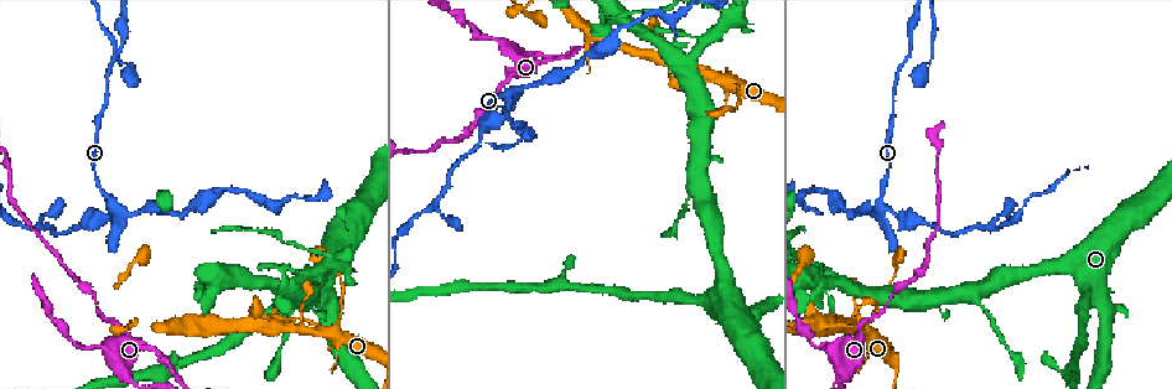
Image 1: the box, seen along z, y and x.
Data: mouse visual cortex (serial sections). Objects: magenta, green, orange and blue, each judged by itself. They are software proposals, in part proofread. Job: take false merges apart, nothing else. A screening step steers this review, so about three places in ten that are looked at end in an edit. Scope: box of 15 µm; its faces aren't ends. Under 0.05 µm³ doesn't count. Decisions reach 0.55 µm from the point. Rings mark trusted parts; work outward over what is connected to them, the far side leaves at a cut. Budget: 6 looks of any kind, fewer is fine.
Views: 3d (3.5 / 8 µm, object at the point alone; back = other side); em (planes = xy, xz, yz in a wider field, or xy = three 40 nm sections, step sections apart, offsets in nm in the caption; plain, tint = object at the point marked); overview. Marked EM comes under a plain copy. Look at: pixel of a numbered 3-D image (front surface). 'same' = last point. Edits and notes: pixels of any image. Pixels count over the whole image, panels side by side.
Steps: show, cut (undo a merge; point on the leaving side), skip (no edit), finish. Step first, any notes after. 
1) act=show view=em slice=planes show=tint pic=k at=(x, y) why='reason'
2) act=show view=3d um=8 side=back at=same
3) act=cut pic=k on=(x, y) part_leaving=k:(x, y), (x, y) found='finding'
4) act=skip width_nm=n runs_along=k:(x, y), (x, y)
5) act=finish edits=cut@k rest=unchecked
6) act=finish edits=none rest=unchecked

act=show view=3d um=8 side=back pic=1 at=(113, 204) why='looks like a crossing'

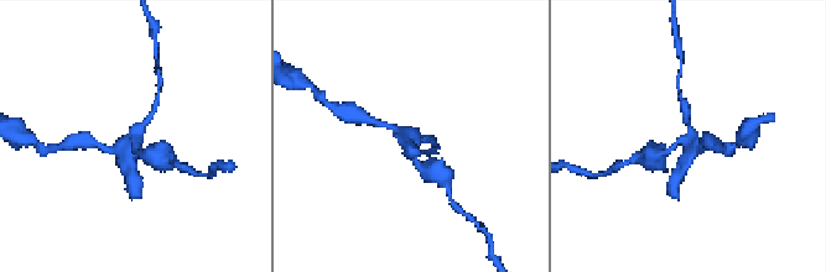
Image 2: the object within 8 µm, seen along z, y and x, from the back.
act=show view=em slice=xy step=2 show=tint pic=2 at=(691, 138) why='need the tissue'

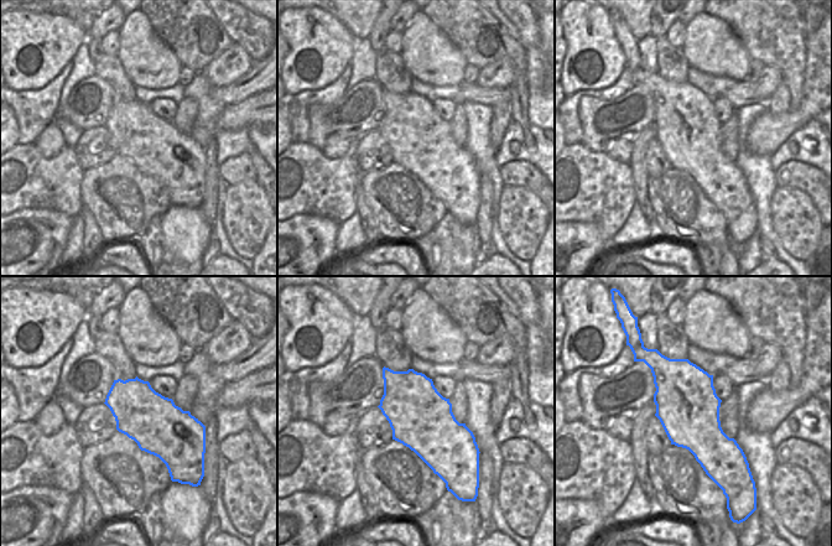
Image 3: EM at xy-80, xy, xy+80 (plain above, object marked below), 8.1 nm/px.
act=skip runs_along=2:(684, 109), (691, 134), (661, 153) found='continuous, no second cell'

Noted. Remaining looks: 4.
act=show view=3d um=3.5 side=back pic=1 at=(830, 350) why='sudden change in width'

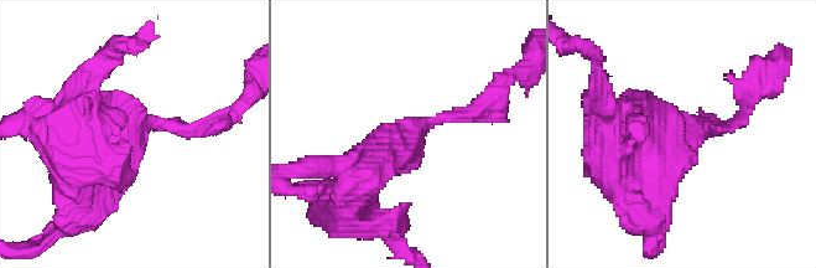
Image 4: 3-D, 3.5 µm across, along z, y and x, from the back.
act=show view=em slice=xy step=3 show=tint pic=4 at=(414, 127) arm_widths_nm=200,350 why='need the tissue'

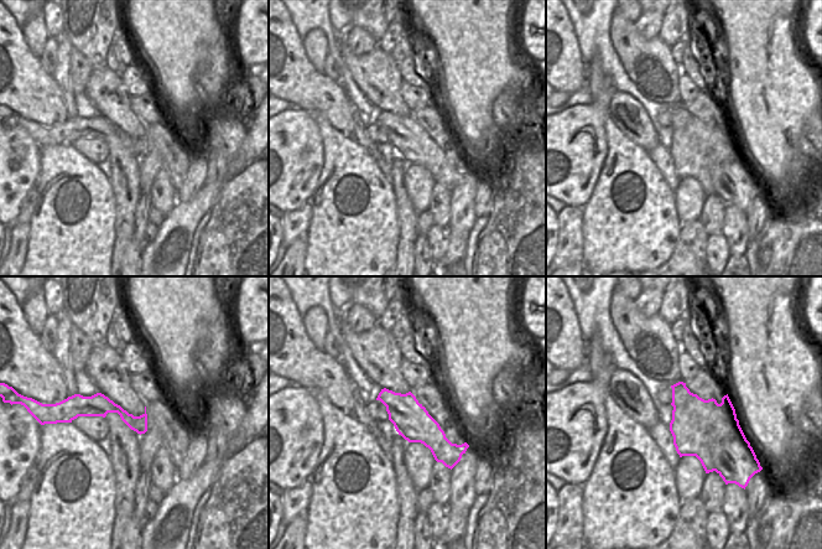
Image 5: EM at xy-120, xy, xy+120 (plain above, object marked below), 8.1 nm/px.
act=show view=em slice=xy step=2 show=tint at=same why='cut it another way'

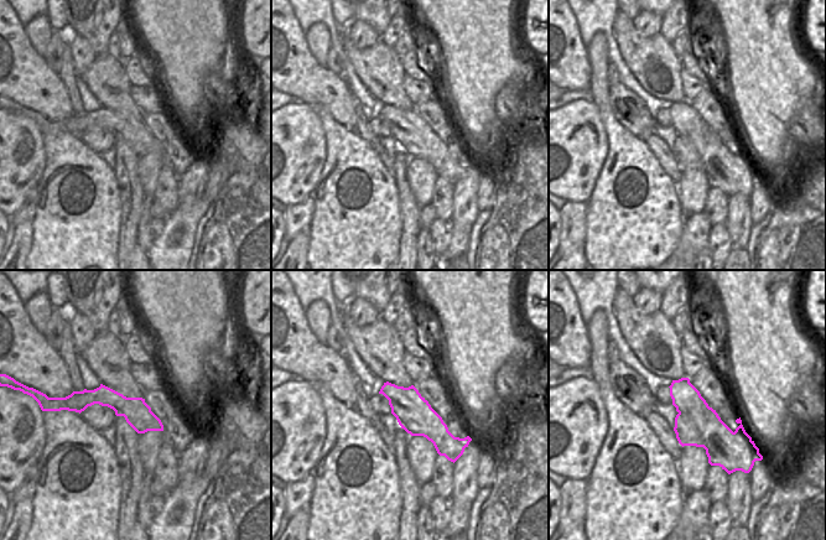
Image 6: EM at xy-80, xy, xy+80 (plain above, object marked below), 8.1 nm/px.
act=cut pic=4 on=(307, 166) width_nm=300 part_leaving=4:(412, 130), (466, 114), (508, 77) found='a second cell is stuck on'

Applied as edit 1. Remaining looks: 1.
act=finish edits=cut@4 rest=unchecked

